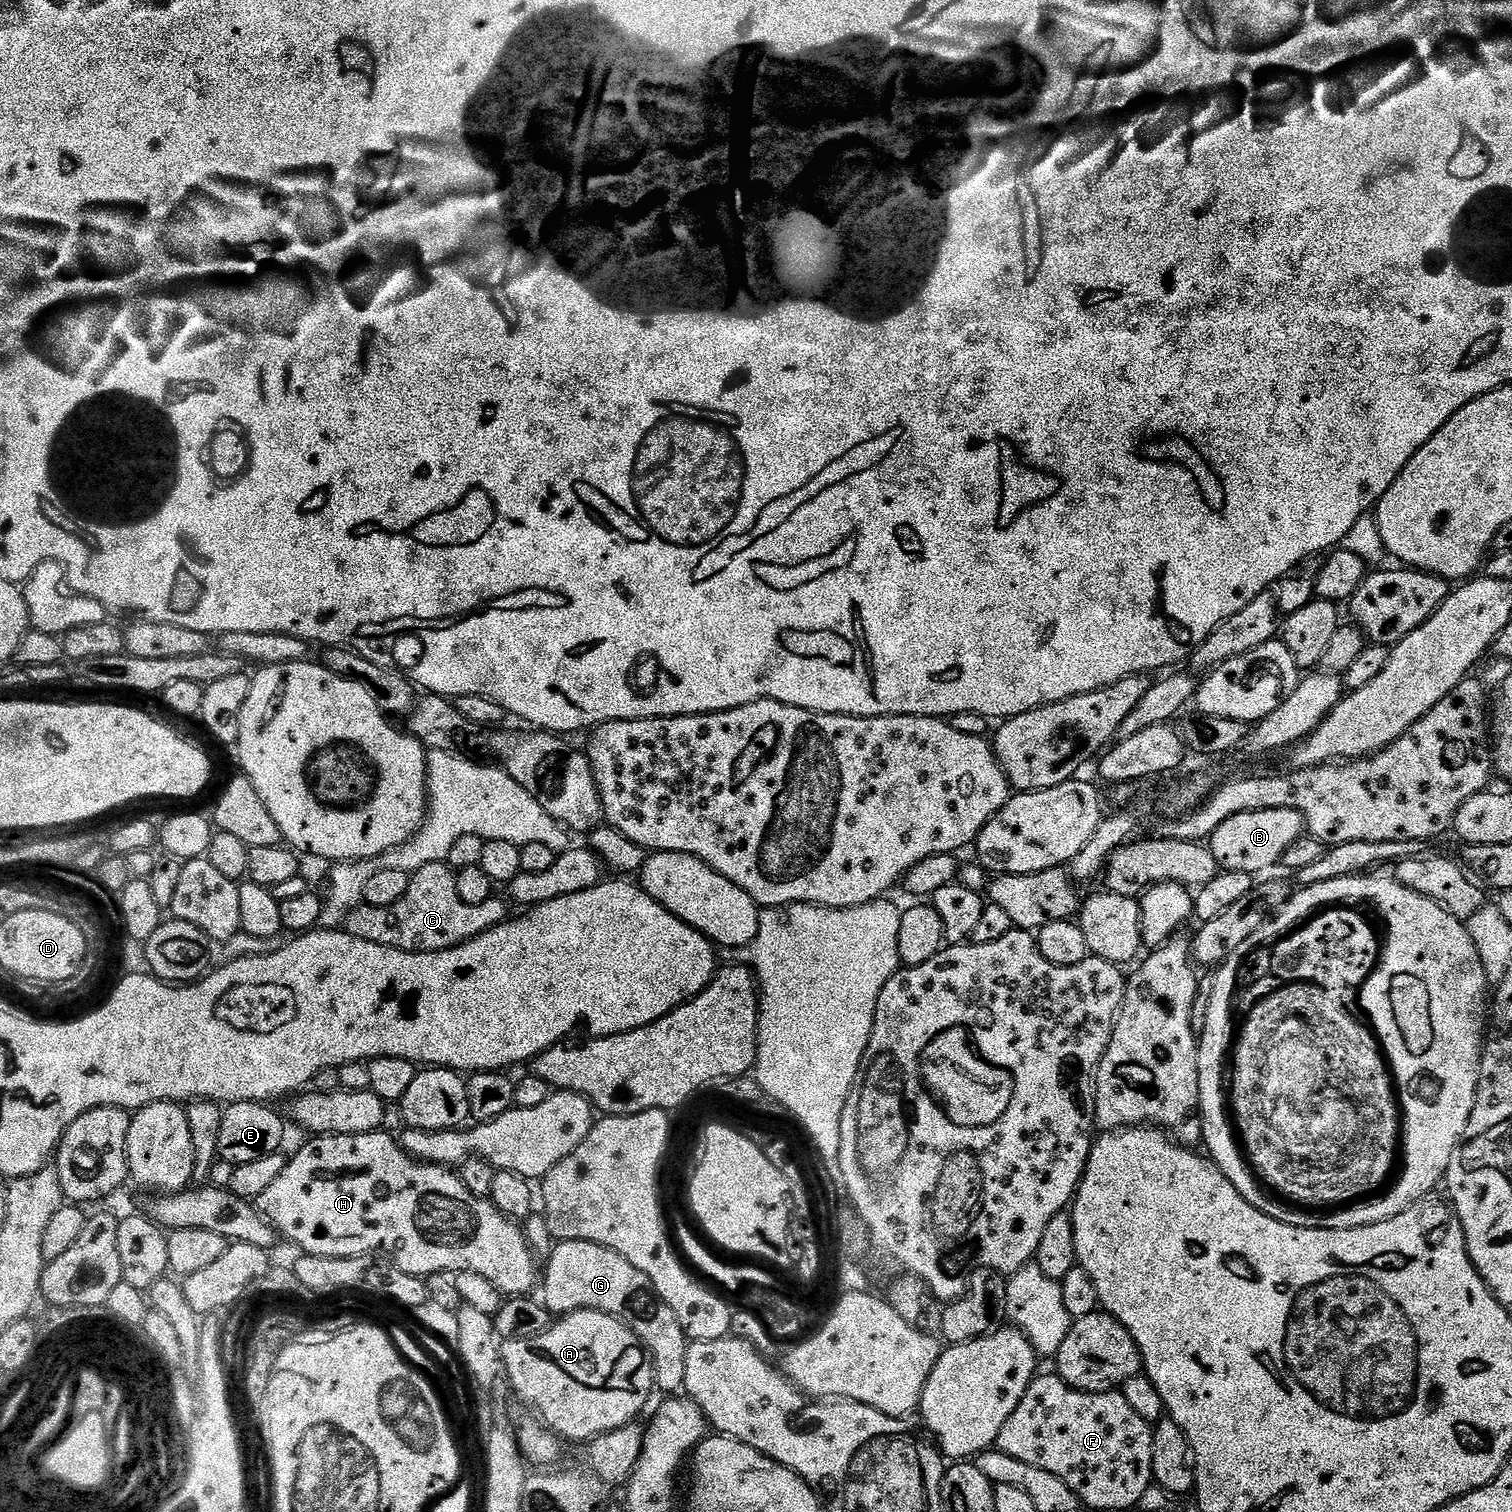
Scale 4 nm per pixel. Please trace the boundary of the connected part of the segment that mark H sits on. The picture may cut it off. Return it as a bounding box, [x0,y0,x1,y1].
[254,1130,538,1297]

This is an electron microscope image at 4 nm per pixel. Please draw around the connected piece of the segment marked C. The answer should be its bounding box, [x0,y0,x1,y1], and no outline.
[346,863,509,952]

